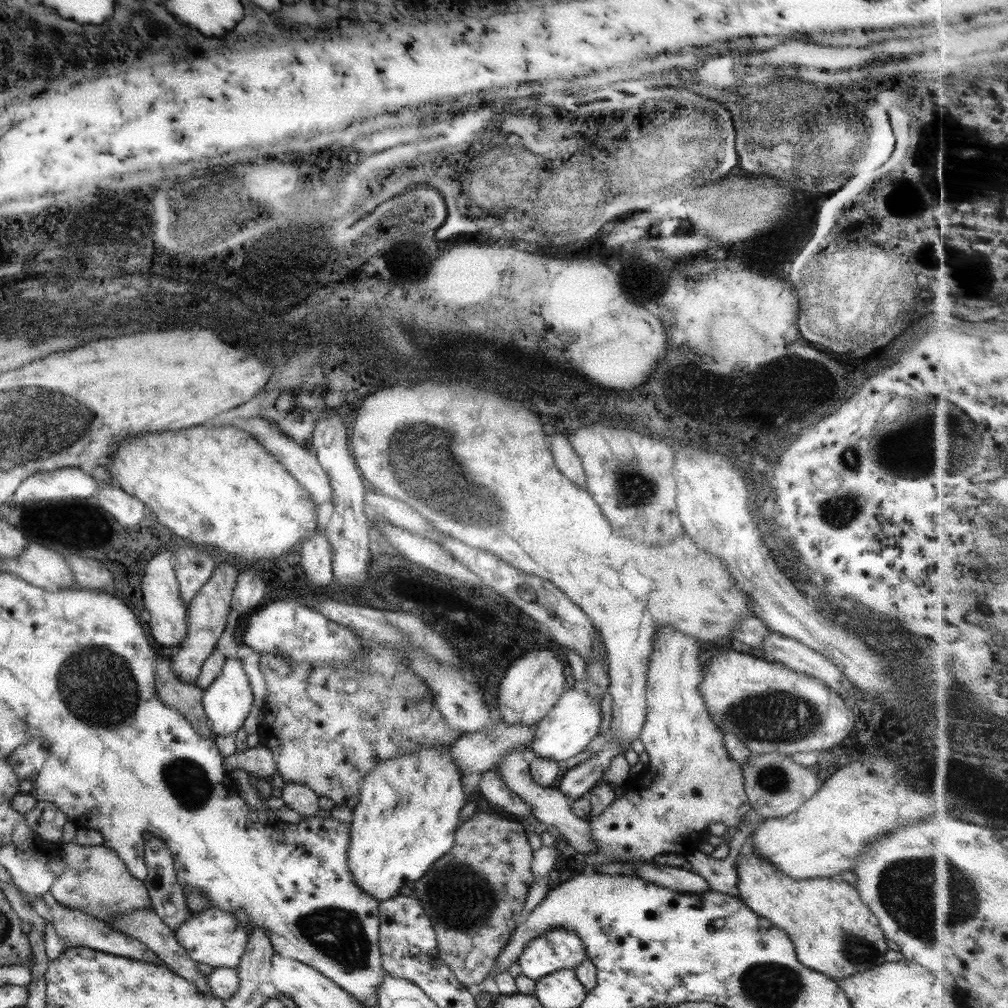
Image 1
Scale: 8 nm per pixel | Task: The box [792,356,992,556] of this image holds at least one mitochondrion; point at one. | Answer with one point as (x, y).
(840, 511)

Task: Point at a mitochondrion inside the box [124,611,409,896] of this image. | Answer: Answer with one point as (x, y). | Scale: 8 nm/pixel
(189, 783)

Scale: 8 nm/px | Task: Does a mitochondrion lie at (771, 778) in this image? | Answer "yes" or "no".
yes

